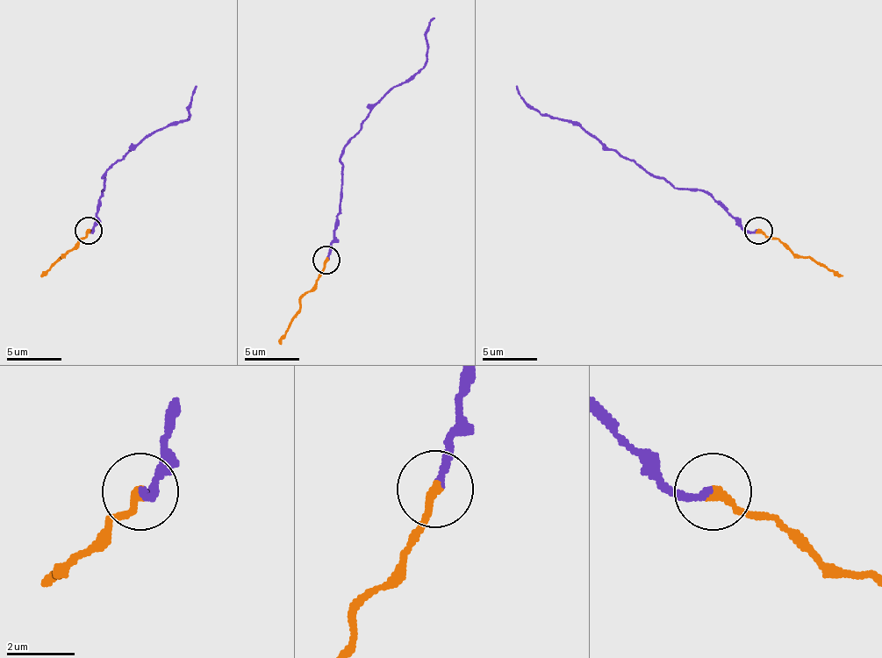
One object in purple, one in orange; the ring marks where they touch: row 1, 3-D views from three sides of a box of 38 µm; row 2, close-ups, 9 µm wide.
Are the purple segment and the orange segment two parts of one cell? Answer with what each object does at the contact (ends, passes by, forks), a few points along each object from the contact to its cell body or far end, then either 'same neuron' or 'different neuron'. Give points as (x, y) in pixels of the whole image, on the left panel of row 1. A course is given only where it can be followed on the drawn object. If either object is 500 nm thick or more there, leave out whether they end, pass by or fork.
purple ends; orange ends; course purple (89, 231), (103, 190), (103, 176), (130, 149), (163, 127), (188, 119), (188, 105), (196, 86); course orange (89, 231), (61, 258), (40, 275); same neuron

